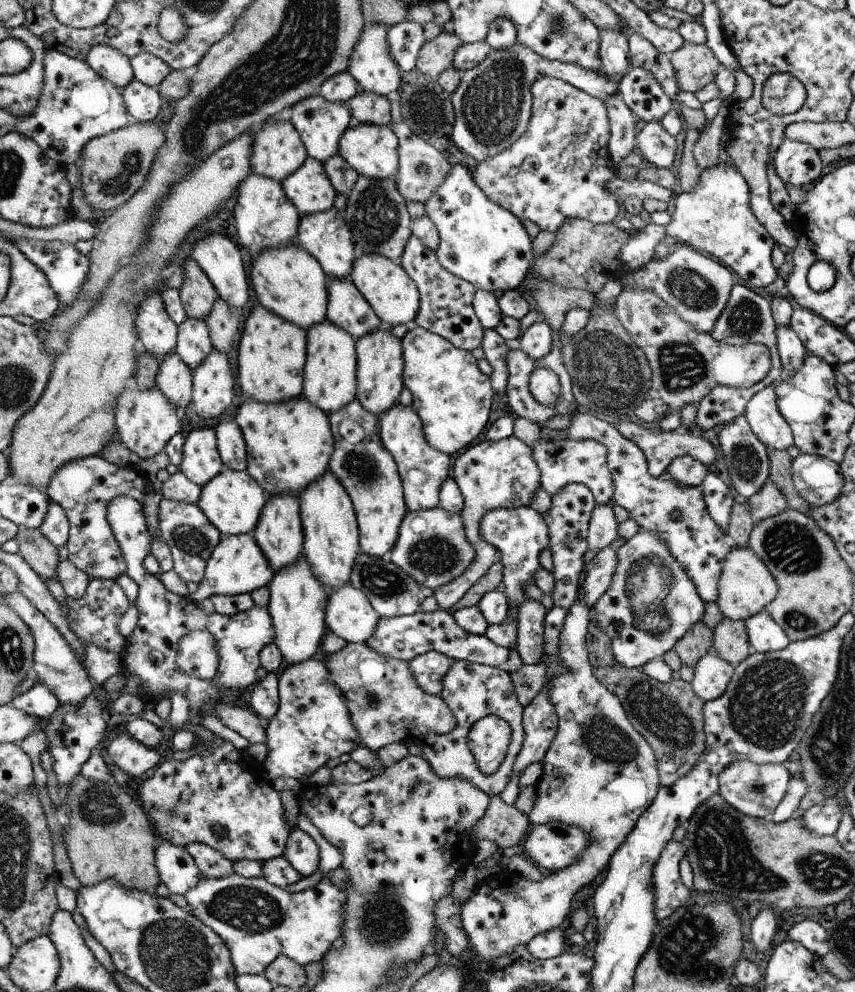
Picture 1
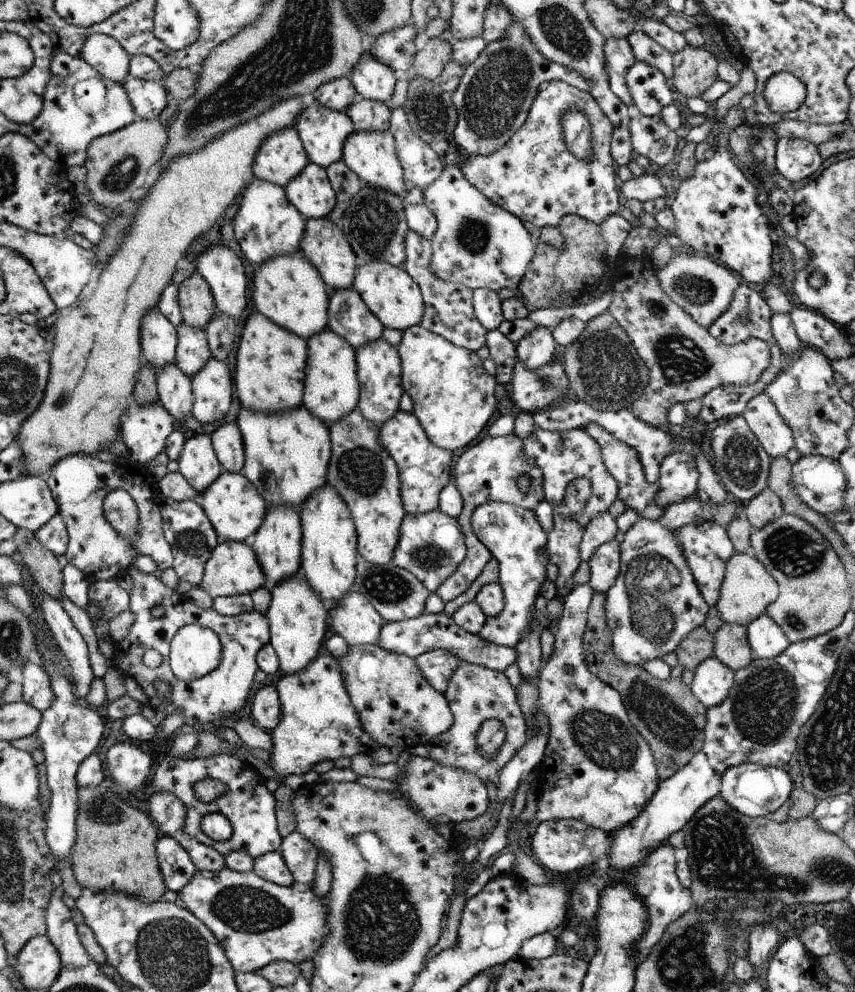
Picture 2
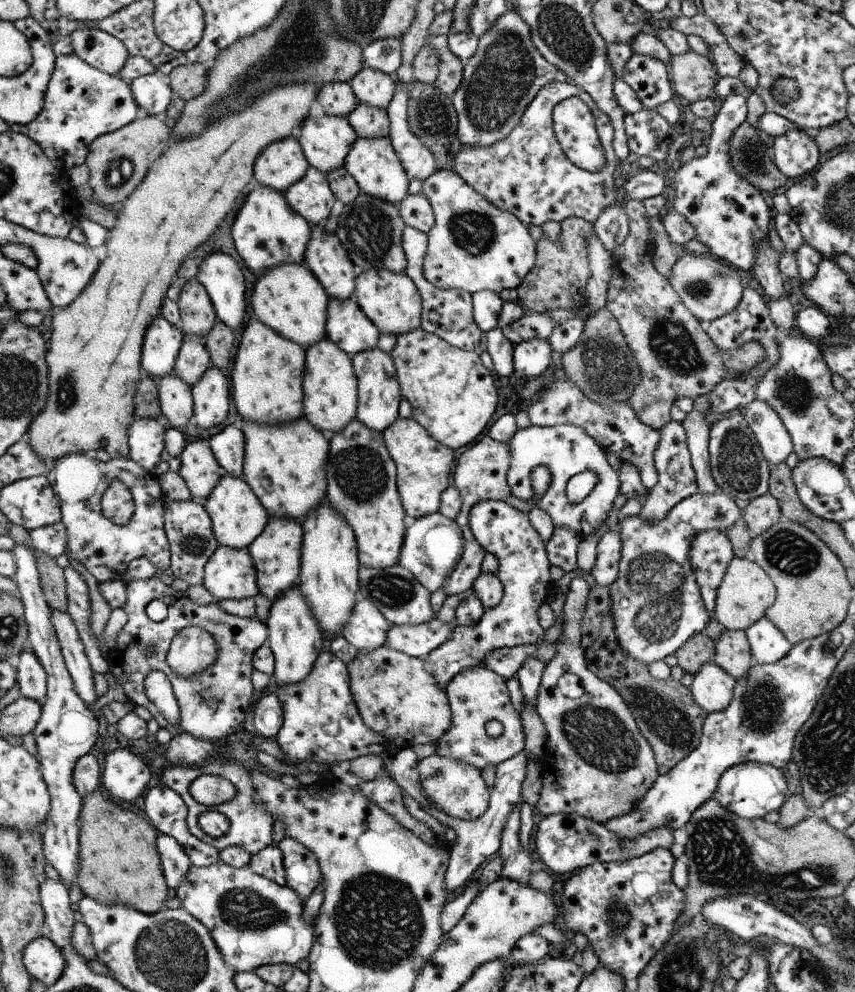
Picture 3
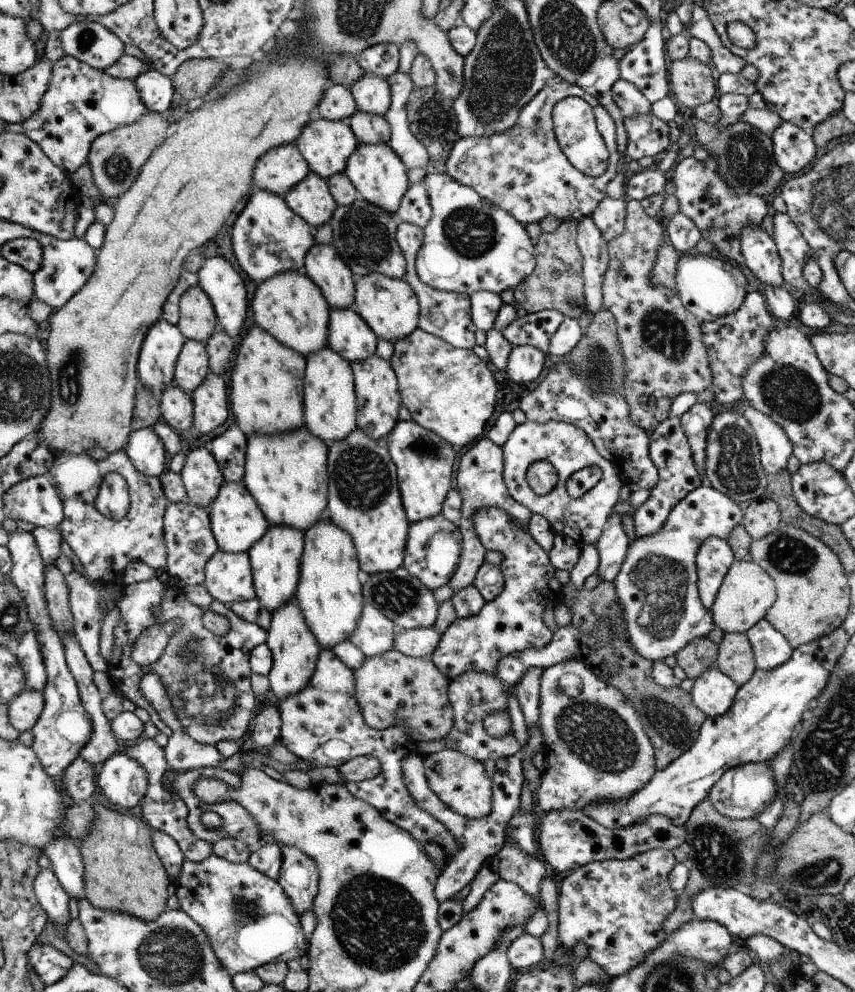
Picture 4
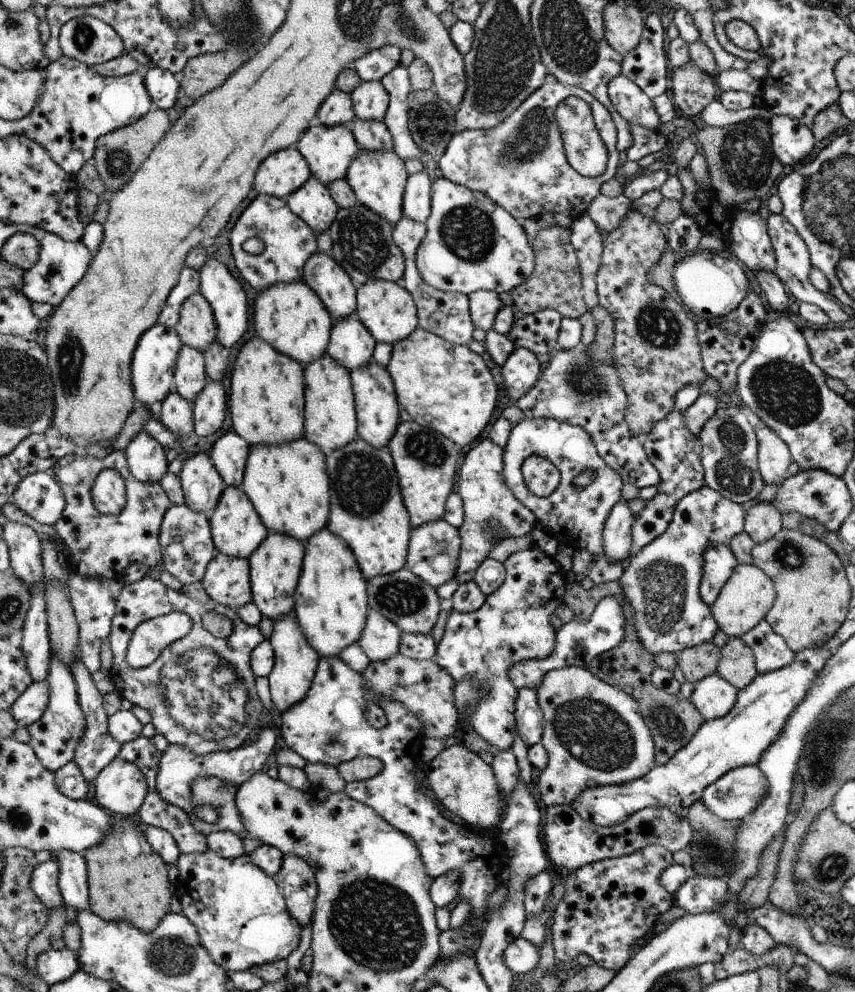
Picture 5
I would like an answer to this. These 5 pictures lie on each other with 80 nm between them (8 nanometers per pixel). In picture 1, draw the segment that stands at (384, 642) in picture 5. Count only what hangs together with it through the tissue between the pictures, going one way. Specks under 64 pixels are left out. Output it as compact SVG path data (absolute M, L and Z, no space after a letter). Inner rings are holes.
M348 582L333 590L326 624L332 633L349 643L365 643L376 633L381 614L374 610L365 591Z

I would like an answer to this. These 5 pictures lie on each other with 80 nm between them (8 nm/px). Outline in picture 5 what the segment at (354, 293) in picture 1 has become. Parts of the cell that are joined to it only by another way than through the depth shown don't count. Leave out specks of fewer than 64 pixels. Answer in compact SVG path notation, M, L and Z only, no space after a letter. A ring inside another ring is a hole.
M357 315L334 321L329 355L350 372L352 369L368 365L376 348L377 339L370 334L365 323Z

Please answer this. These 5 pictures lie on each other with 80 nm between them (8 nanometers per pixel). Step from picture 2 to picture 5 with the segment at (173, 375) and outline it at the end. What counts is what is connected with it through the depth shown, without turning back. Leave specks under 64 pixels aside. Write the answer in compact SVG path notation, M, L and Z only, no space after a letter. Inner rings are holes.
M174 391L170 392L158 406L157 417L170 432L175 434L177 438L175 444L180 444L178 435L190 434L195 430L192 403Z

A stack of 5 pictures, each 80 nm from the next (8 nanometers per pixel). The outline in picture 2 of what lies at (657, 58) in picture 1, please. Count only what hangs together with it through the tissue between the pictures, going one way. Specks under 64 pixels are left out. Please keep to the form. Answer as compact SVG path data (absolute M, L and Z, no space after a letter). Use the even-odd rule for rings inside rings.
M634 31L627 40L636 60L658 68L666 76L671 87L674 88L673 55L641 31Z

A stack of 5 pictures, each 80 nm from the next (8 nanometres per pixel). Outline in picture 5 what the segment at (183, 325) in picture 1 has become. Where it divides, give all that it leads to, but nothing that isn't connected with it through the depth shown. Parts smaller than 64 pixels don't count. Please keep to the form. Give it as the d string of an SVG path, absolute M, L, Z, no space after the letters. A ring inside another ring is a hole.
M184 345L177 361L172 391L181 394L185 399L189 399L190 403L196 400L198 394L201 394L208 384L203 354L202 351L194 347Z

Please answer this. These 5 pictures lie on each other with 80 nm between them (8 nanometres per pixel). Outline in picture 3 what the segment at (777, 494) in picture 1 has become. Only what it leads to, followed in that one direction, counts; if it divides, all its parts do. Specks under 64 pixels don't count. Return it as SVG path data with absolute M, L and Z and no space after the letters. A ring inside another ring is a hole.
M769 493L742 504L742 510L744 522L753 536L764 534L783 518L778 500Z

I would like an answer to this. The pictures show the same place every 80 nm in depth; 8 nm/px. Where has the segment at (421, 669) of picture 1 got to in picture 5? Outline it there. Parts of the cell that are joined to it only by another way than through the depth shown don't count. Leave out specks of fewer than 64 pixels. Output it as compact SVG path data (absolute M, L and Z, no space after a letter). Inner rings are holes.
M538 546L512 553L503 565L505 581L486 597L488 600L480 609L471 613L451 610L433 657L455 681L474 681L483 686L483 697L471 707L470 713L460 716L464 726L469 718L469 726L499 751L510 749L517 736L519 690L509 678L509 668L526 659L551 655L557 630L550 623L550 615L564 603L567 587L564 572L554 557Z

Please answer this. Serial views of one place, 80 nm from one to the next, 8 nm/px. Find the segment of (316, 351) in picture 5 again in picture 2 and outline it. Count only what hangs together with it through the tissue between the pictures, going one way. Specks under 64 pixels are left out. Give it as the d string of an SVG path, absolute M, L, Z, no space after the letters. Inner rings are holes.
M302 252L292 256L270 258L269 261L260 264L256 267L252 284L255 311L264 314L274 324L294 332L296 336L308 339L327 329L326 322L329 322L329 316L326 316L326 310L329 309L326 283L322 280L317 266L304 258Z

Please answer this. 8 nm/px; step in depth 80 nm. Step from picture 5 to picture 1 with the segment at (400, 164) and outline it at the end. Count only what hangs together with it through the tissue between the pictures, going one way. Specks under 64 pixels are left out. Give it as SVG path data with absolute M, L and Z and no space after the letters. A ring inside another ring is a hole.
M353 123L350 134L342 138L342 158L350 163L359 175L368 178L389 178L395 181L400 166L400 139L394 134L391 125Z

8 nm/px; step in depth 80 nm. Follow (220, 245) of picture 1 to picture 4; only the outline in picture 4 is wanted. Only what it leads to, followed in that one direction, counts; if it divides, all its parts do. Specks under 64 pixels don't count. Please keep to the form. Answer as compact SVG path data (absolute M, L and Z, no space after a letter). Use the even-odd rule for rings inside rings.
M220 257L206 259L197 274L197 285L209 296L210 302L213 302L213 308L217 314L218 329L222 329L222 332L226 332L233 340L244 330L244 322L248 316L248 292L244 288L242 276L234 270L234 266L226 258Z

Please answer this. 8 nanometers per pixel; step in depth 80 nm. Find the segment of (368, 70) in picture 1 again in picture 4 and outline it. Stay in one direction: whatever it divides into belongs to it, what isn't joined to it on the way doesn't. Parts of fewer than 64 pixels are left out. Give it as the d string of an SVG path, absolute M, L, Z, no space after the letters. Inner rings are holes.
M365 73L349 89L360 112L385 116L392 105L392 87L386 78Z

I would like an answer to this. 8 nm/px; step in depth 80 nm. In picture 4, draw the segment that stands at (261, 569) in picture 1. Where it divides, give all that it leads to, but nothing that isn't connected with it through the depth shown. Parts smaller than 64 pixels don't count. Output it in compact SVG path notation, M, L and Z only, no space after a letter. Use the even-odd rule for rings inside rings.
M218 550L205 567L203 586L214 600L226 606L254 600L257 592L254 590L249 555L246 552L232 554Z

